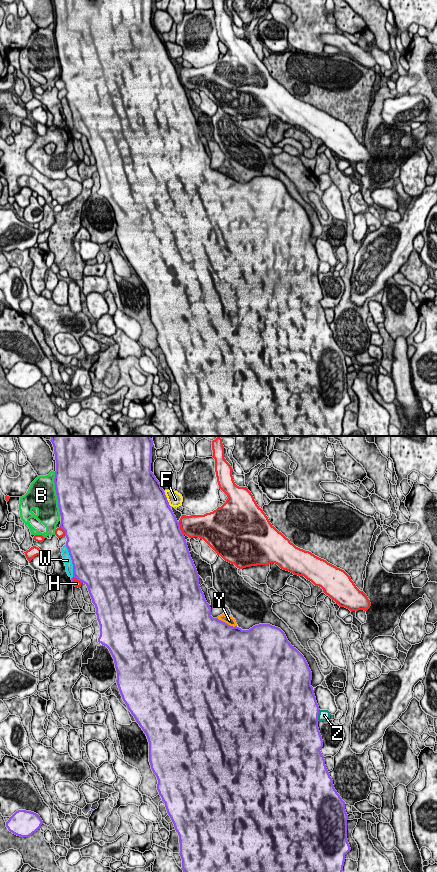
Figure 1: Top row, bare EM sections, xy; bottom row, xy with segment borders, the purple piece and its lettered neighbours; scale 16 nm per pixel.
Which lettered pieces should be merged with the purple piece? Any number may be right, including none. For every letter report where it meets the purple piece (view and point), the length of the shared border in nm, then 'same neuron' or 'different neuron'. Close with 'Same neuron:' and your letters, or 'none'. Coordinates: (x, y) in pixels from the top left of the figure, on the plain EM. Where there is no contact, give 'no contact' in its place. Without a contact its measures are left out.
B: meets purple in xy at (56, 46); contact 700 nm long; different neuron
F: meets purple in xy at (166, 51); contact 280 nm long; different neuron
H: meets purple in xy at (77, 131); contact 190 nm long; different neuron
W: meets purple in xy at (72, 114); contact 550 nm long; different neuron
Y: meets purple in xy at (226, 175); contact 340 nm long; different neuron
Z: meets purple in xy at (317, 267); contact 190 nm long; different neuron
Same neuron: none

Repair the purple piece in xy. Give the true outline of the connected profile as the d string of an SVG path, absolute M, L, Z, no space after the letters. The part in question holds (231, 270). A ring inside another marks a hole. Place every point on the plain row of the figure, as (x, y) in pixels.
M54 0L54 6L60 79L67 90L73 129L88 140L100 177L98 194L109 201L122 251L147 288L149 314L158 332L159 347L179 387L181 421L187 430L192 436L342 436L345 407L351 402L347 391L348 367L320 303L323 299L318 280L320 261L311 238L312 224L304 208L278 179L259 176L242 182L211 168L184 86L161 36L151 24L152 0Z

